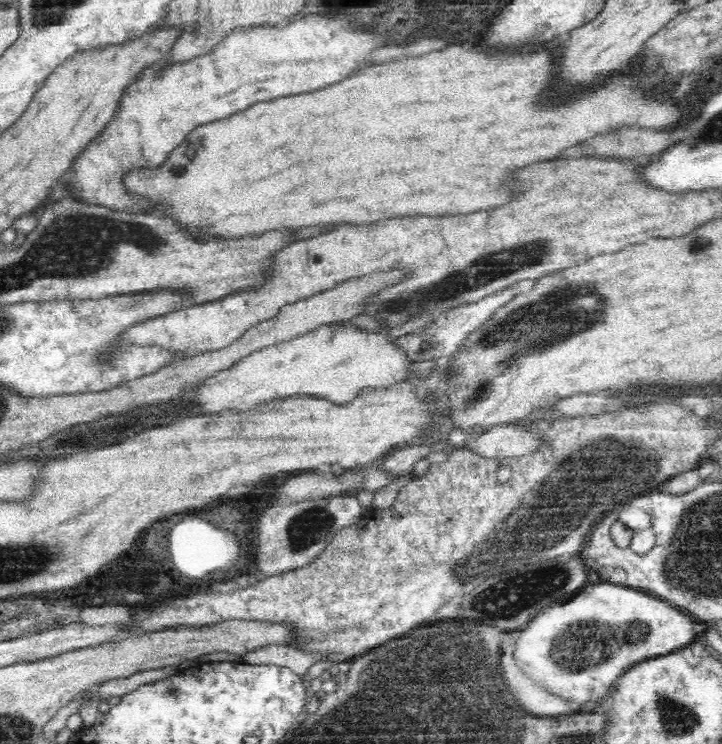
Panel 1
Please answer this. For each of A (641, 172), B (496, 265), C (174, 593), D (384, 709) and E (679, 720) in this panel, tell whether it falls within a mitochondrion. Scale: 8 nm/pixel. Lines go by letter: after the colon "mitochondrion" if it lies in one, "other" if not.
A: other
B: mitochondrion
C: other
D: mitochondrion
E: mitochondrion

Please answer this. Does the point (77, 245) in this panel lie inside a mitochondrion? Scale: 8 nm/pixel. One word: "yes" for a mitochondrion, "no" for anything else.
yes

